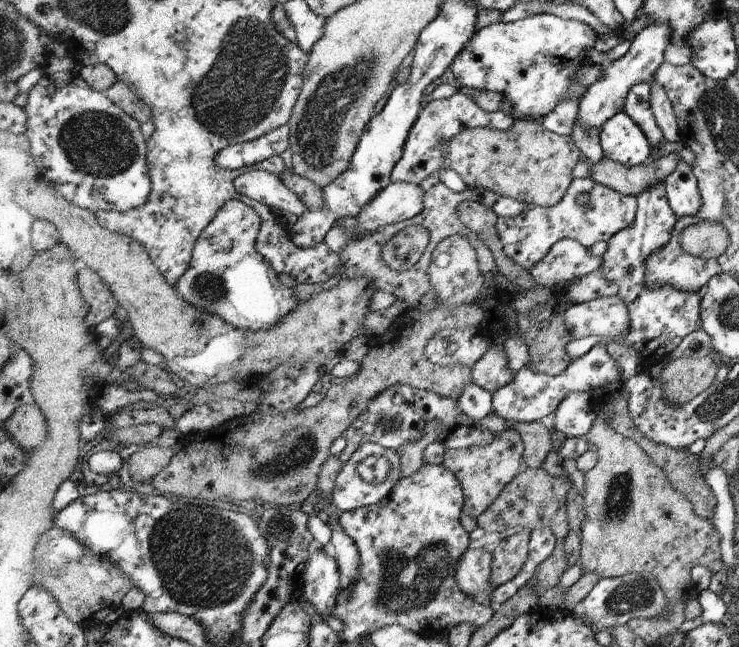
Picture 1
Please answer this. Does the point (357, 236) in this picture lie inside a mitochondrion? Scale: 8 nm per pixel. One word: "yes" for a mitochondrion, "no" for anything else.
no

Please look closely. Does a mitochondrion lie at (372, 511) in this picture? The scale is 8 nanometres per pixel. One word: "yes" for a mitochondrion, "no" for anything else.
no

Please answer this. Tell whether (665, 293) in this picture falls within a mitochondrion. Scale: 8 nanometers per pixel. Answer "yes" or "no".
no

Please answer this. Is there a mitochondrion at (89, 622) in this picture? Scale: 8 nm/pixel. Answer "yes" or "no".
no

